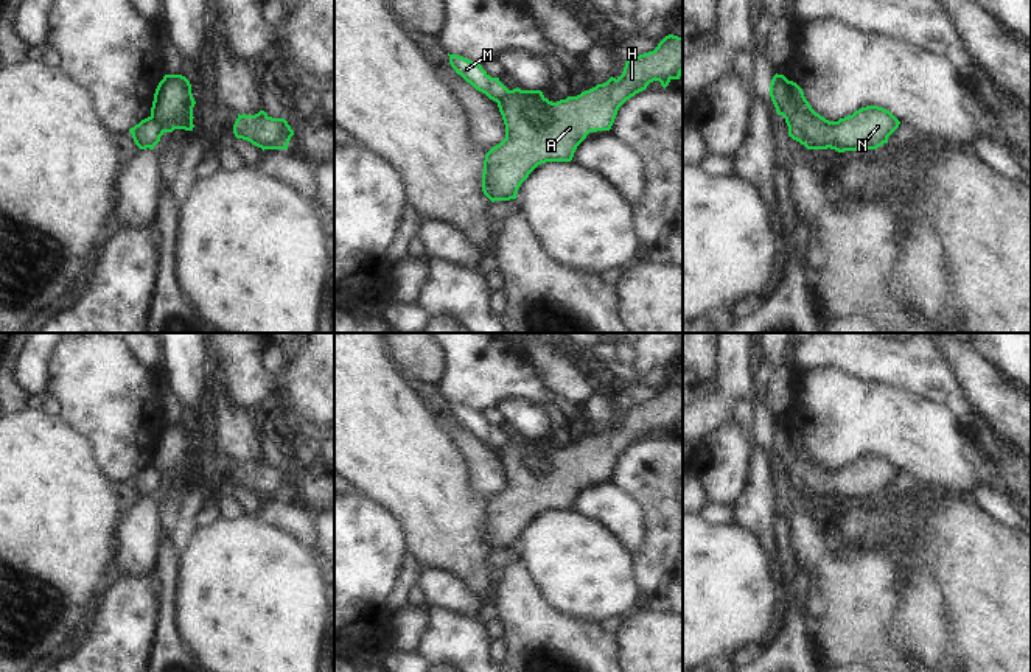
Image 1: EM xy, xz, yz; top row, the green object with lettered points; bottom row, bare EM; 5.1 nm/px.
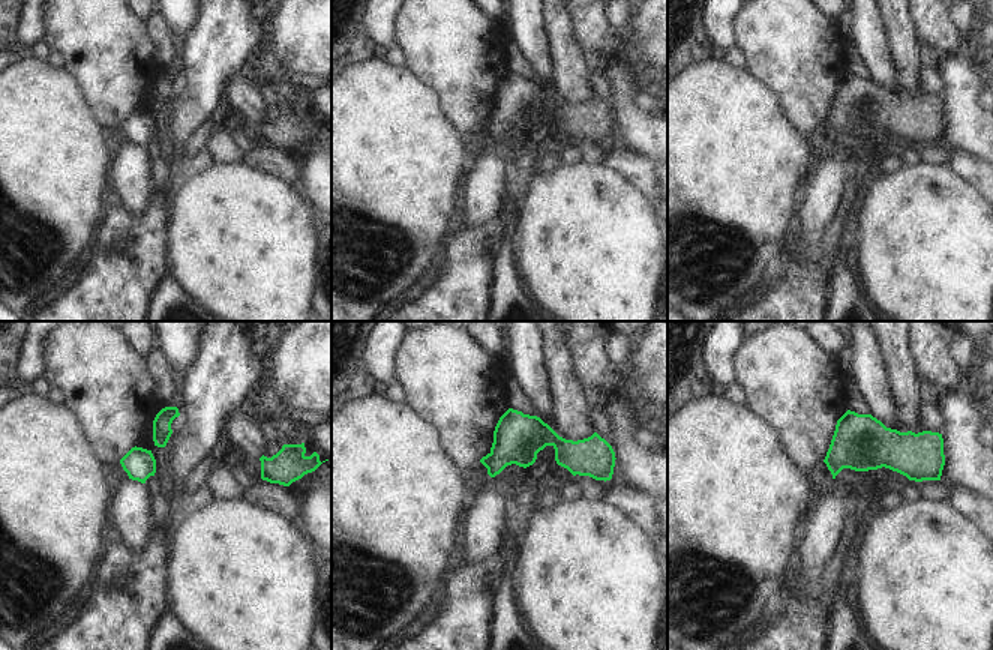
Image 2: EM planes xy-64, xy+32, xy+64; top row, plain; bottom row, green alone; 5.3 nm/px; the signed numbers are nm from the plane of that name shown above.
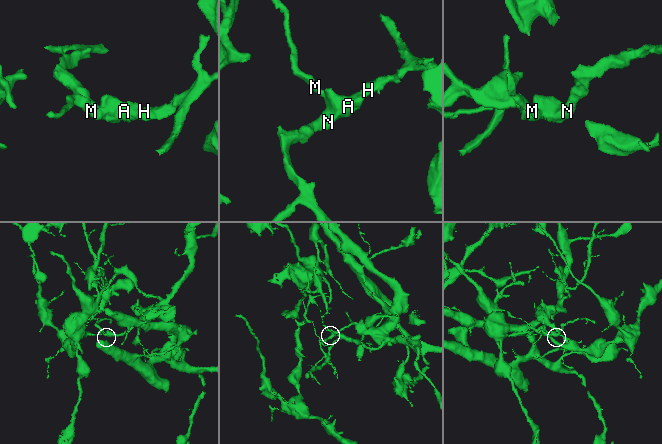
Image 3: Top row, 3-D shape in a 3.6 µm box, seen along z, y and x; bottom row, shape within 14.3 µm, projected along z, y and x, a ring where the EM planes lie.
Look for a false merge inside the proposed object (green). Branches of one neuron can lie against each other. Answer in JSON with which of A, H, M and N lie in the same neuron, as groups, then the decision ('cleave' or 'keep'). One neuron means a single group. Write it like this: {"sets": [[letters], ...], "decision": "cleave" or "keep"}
{"sets": [["A", "H", "N"], ["M"]], "decision": "cleave"}

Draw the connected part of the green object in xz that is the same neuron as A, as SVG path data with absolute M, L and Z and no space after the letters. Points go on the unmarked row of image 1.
M669 383L653 400L628 404L622 423L610 426L603 432L568 445L557 451L549 450L541 439L513 437L498 450L499 460L505 473L505 487L493 495L484 509L482 540L491 549L516 548L518 537L529 523L546 510L571 510L577 495L589 481L610 479L619 456L647 437L653 429L659 429L666 437L672 428L683 423L683 386Z

